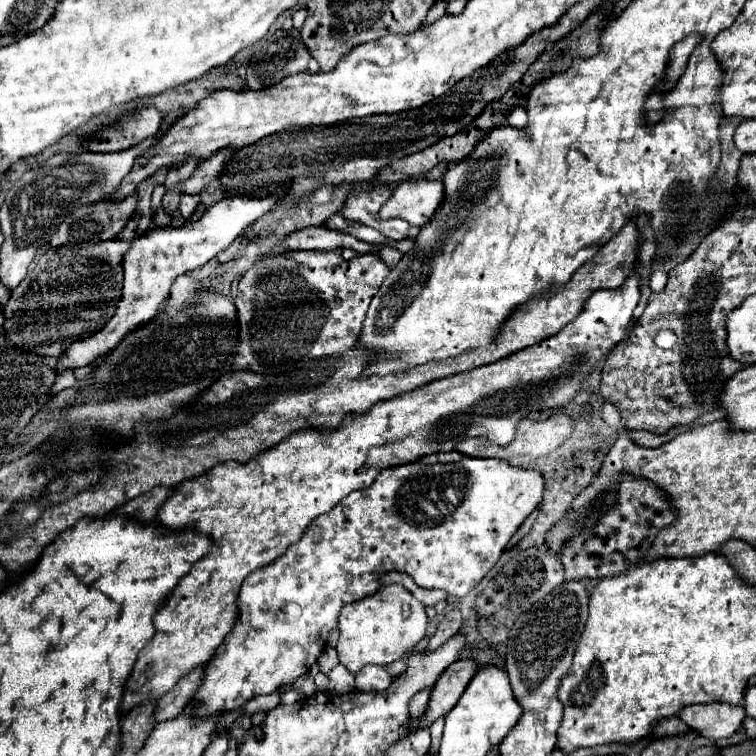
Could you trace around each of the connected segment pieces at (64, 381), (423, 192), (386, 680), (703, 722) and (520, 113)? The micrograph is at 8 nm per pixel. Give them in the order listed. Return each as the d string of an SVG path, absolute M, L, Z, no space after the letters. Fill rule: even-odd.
M61 373L59 377L57 377L57 381L53 383L53 387L51 387L51 395L57 395L59 391L63 391L63 389L69 389L69 387L73 387L75 385L75 375L73 373Z
M401 181L391 199L379 209L381 219L405 219L409 225L423 227L443 199L443 183L439 181Z
M379 665L363 667L363 671L359 671L359 675L355 675L355 683L357 683L359 691L383 691L391 685L391 681L393 681L393 675L389 675Z
M695 703L687 705L677 713L691 729L701 731L711 741L731 737L745 717L745 709L739 705L725 705L725 703Z
M522 106L513 108L506 116L506 120L514 127L525 127L527 124L527 115L525 109Z

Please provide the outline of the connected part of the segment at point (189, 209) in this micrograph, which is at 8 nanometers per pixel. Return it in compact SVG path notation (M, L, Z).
M181 195L181 201L179 201L179 215L181 217L189 217L193 211L195 211L195 207L197 207L197 203L199 203L199 195Z

